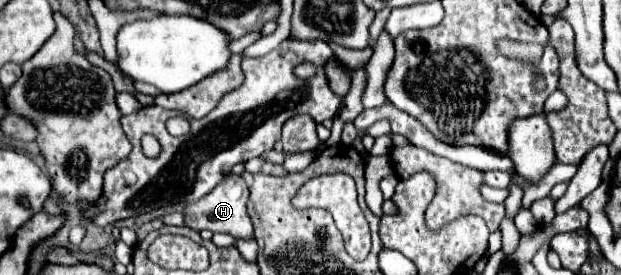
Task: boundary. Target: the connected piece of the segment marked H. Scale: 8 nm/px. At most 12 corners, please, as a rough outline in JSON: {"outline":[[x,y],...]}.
{"outline":[[226,175],[184,207],[184,225],[254,237],[248,185]]}

